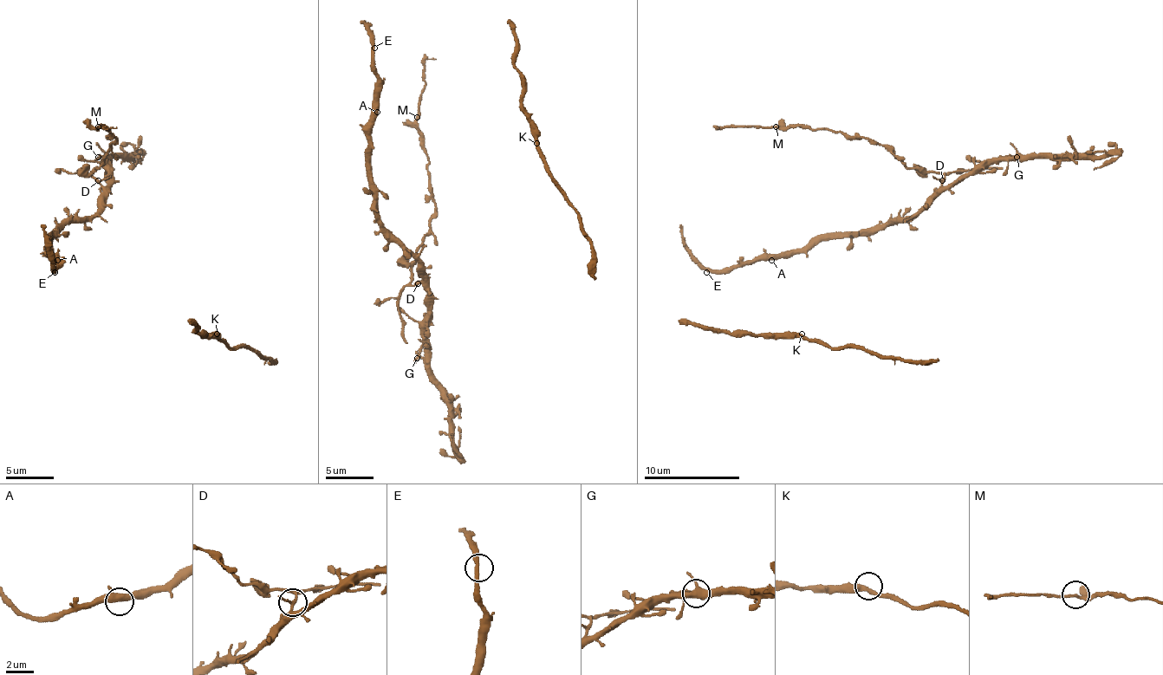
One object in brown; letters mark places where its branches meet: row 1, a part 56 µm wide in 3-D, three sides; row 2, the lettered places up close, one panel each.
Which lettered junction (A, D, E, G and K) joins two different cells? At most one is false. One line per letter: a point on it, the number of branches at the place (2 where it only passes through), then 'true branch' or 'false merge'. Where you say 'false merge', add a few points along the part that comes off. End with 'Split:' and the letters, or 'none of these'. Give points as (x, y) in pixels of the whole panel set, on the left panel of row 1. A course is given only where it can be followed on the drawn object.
A: (57, 260) | 3 | true branch
D: (98, 180) | 3 | false merge | (98, 181), (91, 174), (110, 150), (114, 138), (107, 131), (110, 128), (98, 128), (117, 126)
E: (55, 272) | 2 | true branch
G: (98, 157) | 1 | true branch
K: (217, 334) | 2 | true branch
Split: D

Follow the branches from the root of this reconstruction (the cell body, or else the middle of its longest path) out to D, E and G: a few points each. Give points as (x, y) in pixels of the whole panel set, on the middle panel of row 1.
D: (372, 107), (369, 169), (374, 186), (374, 210), (381, 224), (417, 260), (422, 279), (417, 283)
E: (372, 107), (372, 100), (377, 93), (374, 48)
G: (372, 107), (369, 169), (374, 210), (381, 226), (417, 262), (417, 274), (426, 288), (426, 340), (417, 358)

